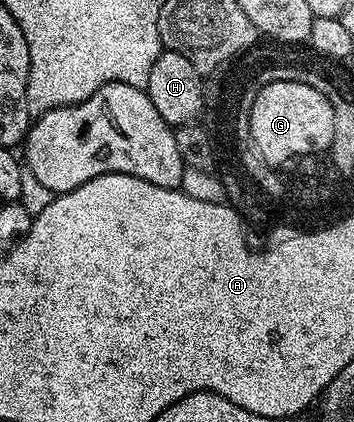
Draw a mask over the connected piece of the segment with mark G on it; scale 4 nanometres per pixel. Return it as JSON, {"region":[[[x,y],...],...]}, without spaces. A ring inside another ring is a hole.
{"region":[[[278,82],[261,85],[250,108],[250,136],[262,156],[273,167],[303,158],[308,152],[319,155],[334,140],[334,108],[330,100],[310,84]]]}

